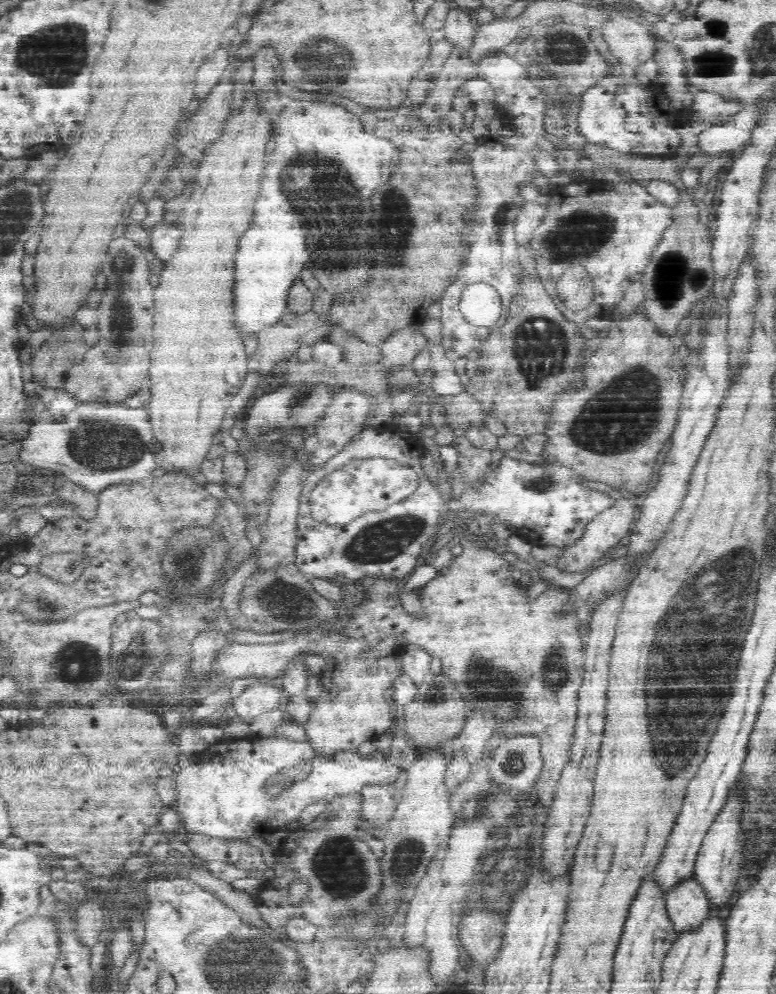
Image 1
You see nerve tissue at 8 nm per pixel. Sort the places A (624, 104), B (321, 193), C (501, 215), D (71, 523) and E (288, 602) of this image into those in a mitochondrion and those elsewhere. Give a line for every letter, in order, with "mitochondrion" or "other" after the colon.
A: other
B: mitochondrion
C: mitochondrion
D: other
E: mitochondrion

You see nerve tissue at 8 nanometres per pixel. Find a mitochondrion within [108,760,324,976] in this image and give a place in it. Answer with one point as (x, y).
(126, 904)

